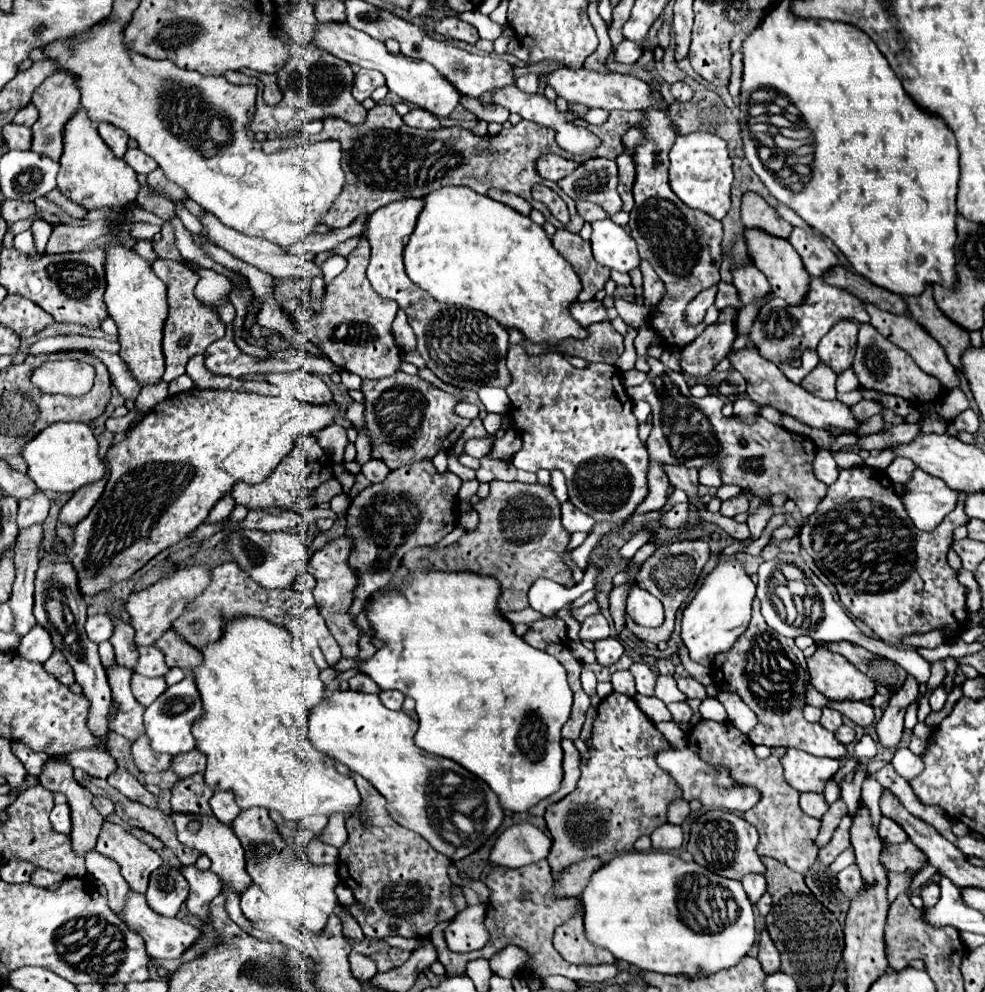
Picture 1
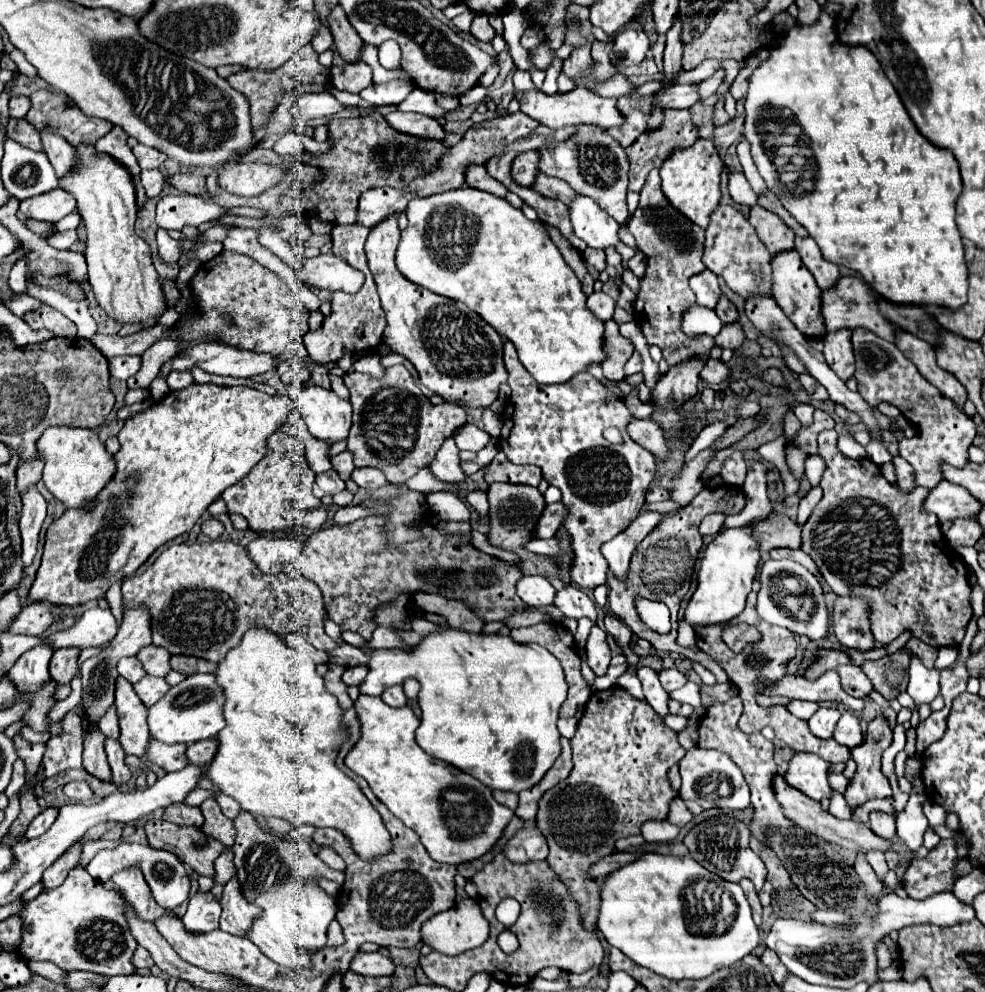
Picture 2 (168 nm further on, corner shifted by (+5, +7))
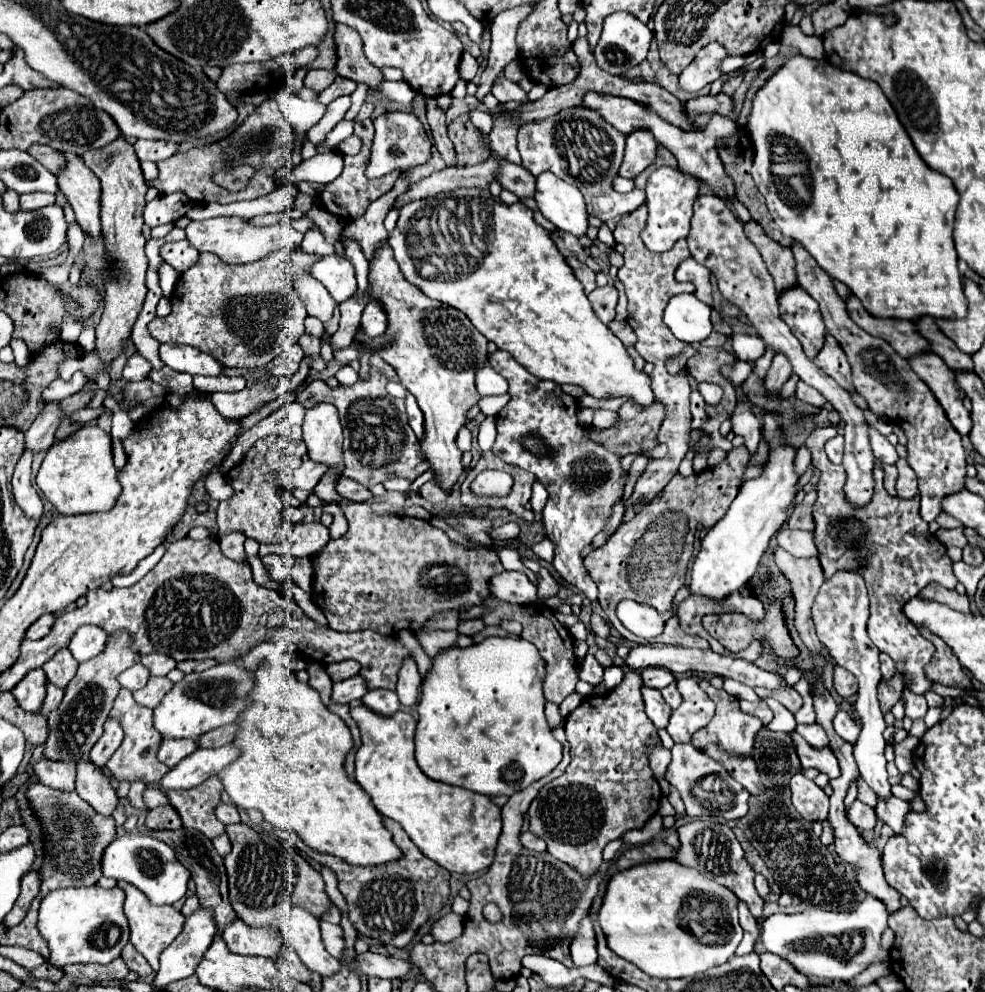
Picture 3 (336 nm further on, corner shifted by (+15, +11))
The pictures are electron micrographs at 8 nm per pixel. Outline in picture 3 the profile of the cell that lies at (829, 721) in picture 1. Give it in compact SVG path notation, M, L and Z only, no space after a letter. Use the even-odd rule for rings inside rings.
M813 722L813 724L799 724L797 726L797 732L813 746L813 748L823 748L829 744L827 740L827 734L823 730L823 726L819 722Z

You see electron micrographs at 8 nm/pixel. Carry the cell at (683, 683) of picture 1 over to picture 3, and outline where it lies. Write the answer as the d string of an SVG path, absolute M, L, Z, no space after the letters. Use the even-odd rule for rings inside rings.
M645 668L645 670L641 670L641 678L643 678L643 684L645 684L645 686L657 688L657 690L661 690L661 688L665 688L665 686L669 686L671 682L677 680L677 678L675 678L671 672L667 672L665 668Z

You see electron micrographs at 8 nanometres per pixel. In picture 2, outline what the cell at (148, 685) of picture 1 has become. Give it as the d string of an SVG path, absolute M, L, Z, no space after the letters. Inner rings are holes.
M145 676L141 682L135 684L135 692L137 692L137 696L141 698L141 702L147 708L153 706L155 702L159 702L161 696L165 692L169 692L169 688L171 686L167 684L167 680L165 678L157 678L157 676Z

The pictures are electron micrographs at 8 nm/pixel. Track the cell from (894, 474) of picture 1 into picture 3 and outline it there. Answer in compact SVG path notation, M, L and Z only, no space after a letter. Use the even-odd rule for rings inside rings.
M899 458L897 460L897 470L899 470L899 476L897 476L897 496L901 498L909 498L909 496L915 496L919 490L917 490L917 476L915 472L911 470L911 466L907 464L905 458Z

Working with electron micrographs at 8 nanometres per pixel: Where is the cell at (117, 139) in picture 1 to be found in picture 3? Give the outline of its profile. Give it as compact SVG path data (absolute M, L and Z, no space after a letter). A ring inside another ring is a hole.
M117 138L111 144L89 150L83 154L85 164L91 168L91 172L101 180L101 224L105 234L107 252L117 260L113 272L107 272L105 280L105 310L101 314L101 322L97 326L97 340L95 348L99 350L103 362L109 366L109 362L123 350L125 338L131 334L133 320L137 318L137 312L141 310L141 304L145 300L145 238L141 234L143 226L143 208L145 208L145 192L147 186L143 182L139 160L133 152L133 146L125 138Z

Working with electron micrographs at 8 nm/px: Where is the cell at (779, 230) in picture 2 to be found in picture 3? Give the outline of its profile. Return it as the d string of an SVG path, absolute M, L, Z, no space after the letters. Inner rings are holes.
M749 220L743 224L747 238L755 244L755 248L759 250L759 254L763 256L769 274L775 280L775 288L777 292L783 292L791 286L797 286L797 276L795 276L795 260L791 254L791 248L781 246L779 242L775 242L773 238L769 238L763 228L755 222Z

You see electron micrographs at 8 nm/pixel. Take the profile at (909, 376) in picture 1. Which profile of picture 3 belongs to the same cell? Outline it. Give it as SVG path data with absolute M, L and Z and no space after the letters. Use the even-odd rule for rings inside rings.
M799 242L791 246L795 256L795 272L803 290L807 290L821 306L821 316L827 332L841 344L847 360L853 368L853 386L867 400L869 408L879 416L889 418L893 424L901 426L907 436L907 462L919 478L921 492L921 516L925 522L933 522L941 512L941 498L949 492L963 488L965 478L965 450L961 434L955 432L953 424L945 416L945 410L929 390L929 386L917 378L909 368L909 362L901 358L885 340L875 338L861 330L845 310L843 298L835 292L831 276L805 252Z

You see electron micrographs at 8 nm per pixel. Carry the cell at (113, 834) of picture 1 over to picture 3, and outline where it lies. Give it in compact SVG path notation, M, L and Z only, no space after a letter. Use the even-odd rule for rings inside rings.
M119 880L117 888L121 888L125 892L125 916L131 928L131 944L147 958L147 962L151 964L151 968L157 972L159 968L159 954L177 938L177 934L183 928L183 914L179 910L175 910L173 906L153 906L145 894L137 888L133 888L133 884Z

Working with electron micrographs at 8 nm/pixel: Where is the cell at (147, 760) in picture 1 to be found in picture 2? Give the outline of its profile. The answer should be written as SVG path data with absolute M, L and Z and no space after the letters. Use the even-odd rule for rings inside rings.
M151 740L147 754L149 760L159 764L165 772L175 772L183 770L189 764L185 750L187 750L185 744L163 744L159 740Z

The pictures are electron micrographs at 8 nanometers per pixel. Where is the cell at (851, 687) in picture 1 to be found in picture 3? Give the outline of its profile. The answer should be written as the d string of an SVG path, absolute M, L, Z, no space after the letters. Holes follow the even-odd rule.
M835 666L833 682L835 682L835 690L837 690L839 696L849 698L849 696L857 694L857 678L849 670L845 670L841 666Z

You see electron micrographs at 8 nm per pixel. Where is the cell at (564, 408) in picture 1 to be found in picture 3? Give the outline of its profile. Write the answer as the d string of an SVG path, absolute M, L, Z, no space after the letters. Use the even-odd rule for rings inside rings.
M499 348L489 356L489 364L509 382L511 396L507 406L497 414L497 440L491 450L503 462L533 472L547 488L549 500L541 514L547 538L555 546L553 568L567 584L577 586L589 600L595 600L597 586L589 578L581 550L607 526L613 506L623 498L627 472L621 468L621 456L589 438L593 428L581 426L579 420L575 420L579 410L577 398L565 394L561 386L549 380L537 380L521 364L517 364L509 352ZM529 436L539 438L547 452L535 456L527 450L523 442Z

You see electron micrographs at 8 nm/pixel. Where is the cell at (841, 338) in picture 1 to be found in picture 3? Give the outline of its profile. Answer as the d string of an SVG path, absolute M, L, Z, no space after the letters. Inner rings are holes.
M831 334L825 336L825 344L819 350L819 354L813 358L813 362L827 376L831 376L837 384L841 384L845 390L853 390L853 384L851 384L851 366L847 362L847 356L845 356L843 348L837 344L837 340Z

